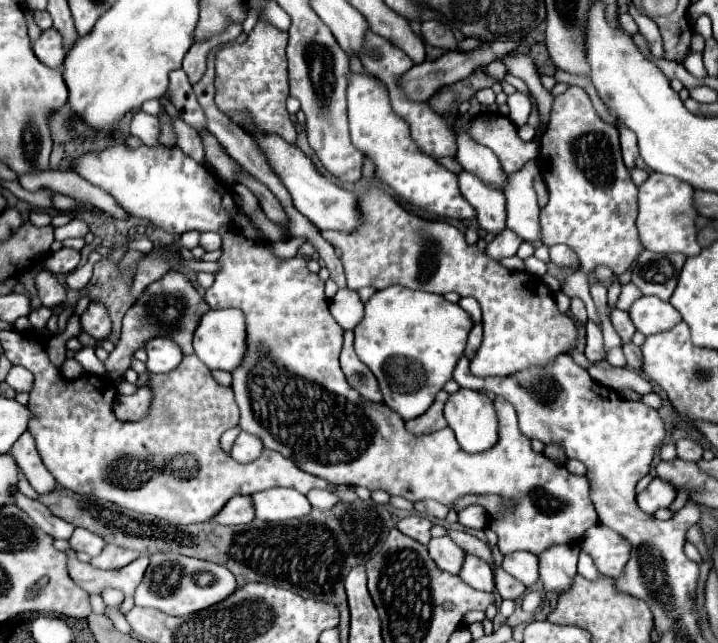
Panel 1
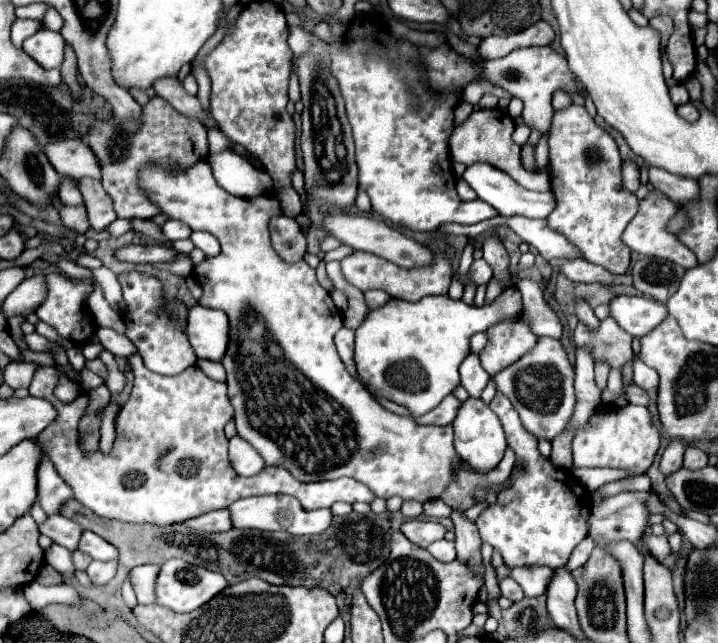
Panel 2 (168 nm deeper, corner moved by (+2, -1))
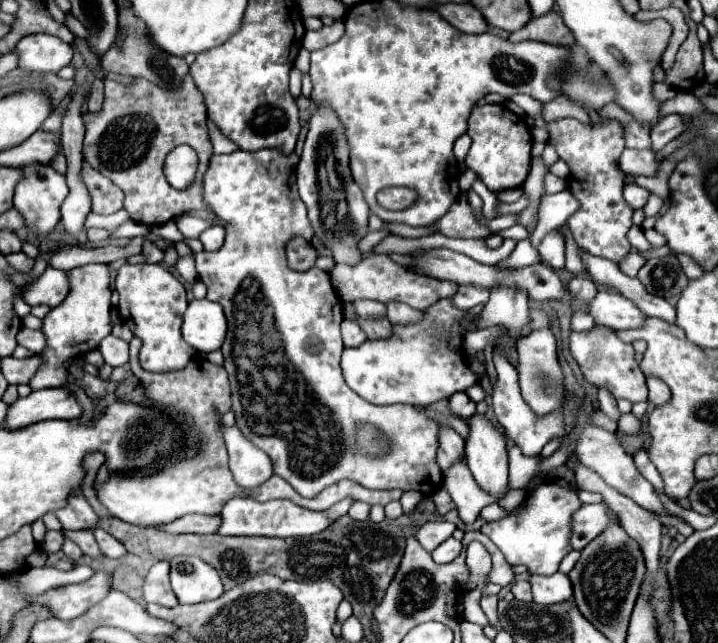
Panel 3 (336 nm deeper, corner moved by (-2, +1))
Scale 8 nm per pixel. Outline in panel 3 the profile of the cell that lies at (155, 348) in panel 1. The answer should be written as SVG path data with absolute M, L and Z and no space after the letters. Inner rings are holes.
M126 262L116 276L116 290L120 294L118 312L126 316L126 326L142 340L140 348L140 364L144 370L150 372L168 372L168 370L180 370L184 368L190 358L194 358L198 352L188 346L180 334L184 310L188 306L186 302L186 290L182 282L162 268L160 264L130 264Z

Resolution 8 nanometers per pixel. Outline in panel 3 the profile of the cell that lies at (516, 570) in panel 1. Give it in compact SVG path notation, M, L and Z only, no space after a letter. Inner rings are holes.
M556 572L552 576L530 576L530 584L532 584L532 594L534 594L534 602L548 606L548 604L556 604L556 602L564 602L572 596L572 584L570 578L562 572Z

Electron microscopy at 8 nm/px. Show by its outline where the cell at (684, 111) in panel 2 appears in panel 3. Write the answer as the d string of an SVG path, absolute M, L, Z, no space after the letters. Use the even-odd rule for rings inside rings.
M670 114L666 118L662 118L654 130L650 132L652 136L652 152L658 152L662 146L666 146L670 140L674 140L676 136L680 136L684 132L684 122L682 122L682 116L678 114Z

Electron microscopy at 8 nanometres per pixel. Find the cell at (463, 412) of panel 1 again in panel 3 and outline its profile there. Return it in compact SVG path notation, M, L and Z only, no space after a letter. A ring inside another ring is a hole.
M474 414L470 418L470 436L466 440L466 458L468 458L468 468L476 480L476 484L494 496L496 500L502 500L510 486L508 486L508 454L506 454L506 440L504 436L492 426L492 422L486 416Z

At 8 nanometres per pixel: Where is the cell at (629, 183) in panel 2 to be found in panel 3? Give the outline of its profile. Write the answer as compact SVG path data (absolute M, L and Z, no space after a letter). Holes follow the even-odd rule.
M630 184L630 186L624 188L624 200L628 202L628 206L630 206L632 210L644 208L646 202L648 202L648 196L650 196L650 194L648 194L644 188L640 188L638 184Z

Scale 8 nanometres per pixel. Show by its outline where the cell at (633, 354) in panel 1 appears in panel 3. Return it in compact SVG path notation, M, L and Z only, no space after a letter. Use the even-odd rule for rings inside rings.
M646 378L646 384L648 384L648 390L650 390L650 396L648 396L648 402L652 402L654 406L664 406L668 400L670 400L670 390L664 382L660 382L658 378Z

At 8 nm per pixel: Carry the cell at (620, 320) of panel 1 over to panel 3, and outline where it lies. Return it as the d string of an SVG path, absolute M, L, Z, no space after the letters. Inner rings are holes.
M594 326L588 332L572 332L570 334L570 354L578 362L582 376L586 382L590 382L596 388L606 388L612 392L612 396L626 398L630 402L646 402L648 400L648 388L646 378L634 360L634 348L632 344L622 342L616 338L616 332L612 332L606 326Z

